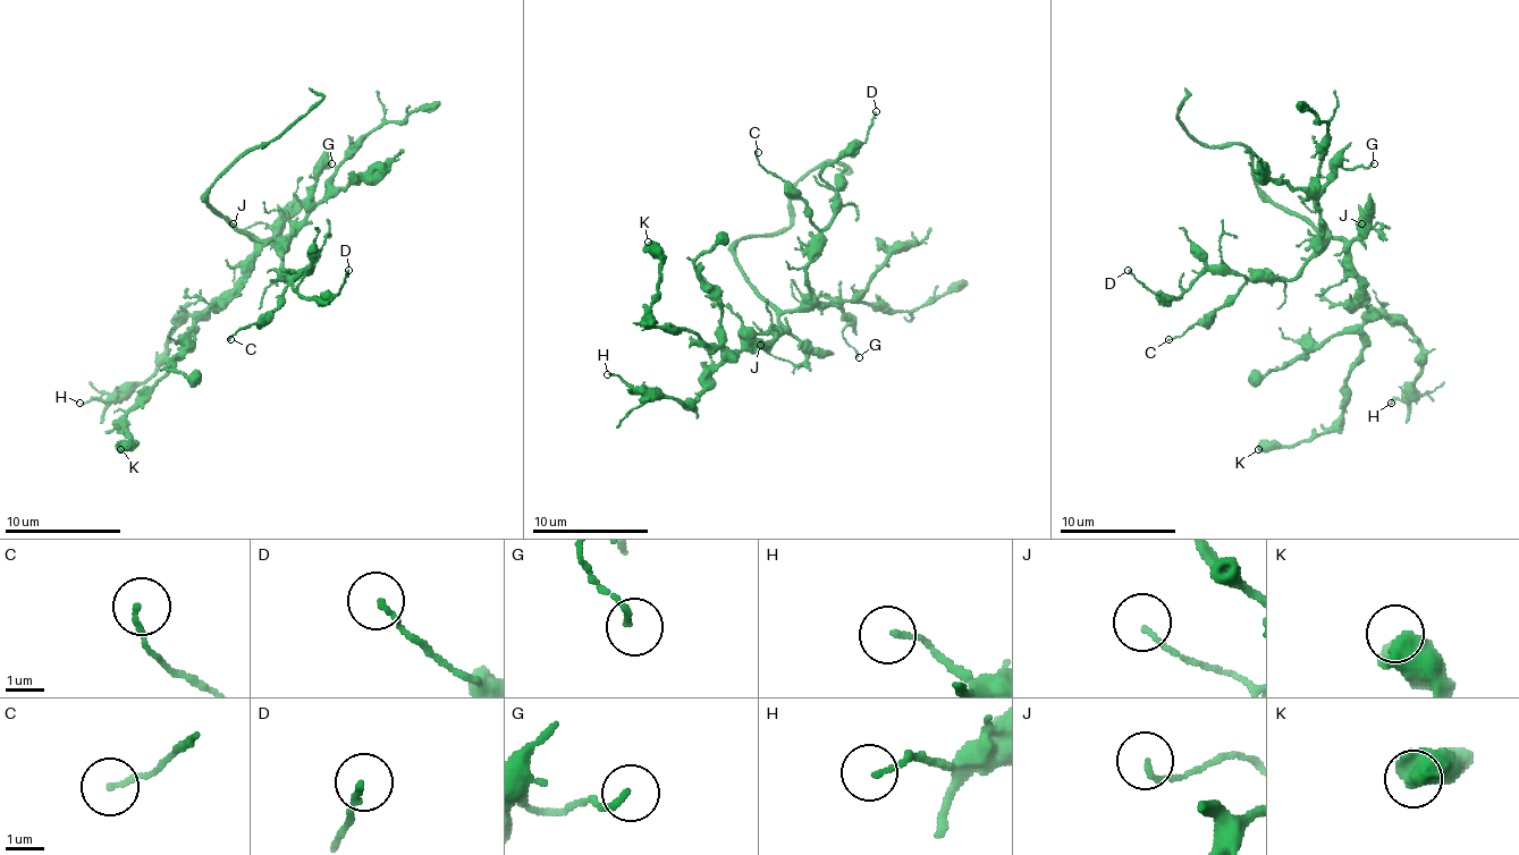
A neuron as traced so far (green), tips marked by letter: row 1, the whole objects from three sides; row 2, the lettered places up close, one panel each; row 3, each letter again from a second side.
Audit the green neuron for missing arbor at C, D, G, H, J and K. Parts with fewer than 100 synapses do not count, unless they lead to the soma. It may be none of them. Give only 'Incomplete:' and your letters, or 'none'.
Incomplete: none

